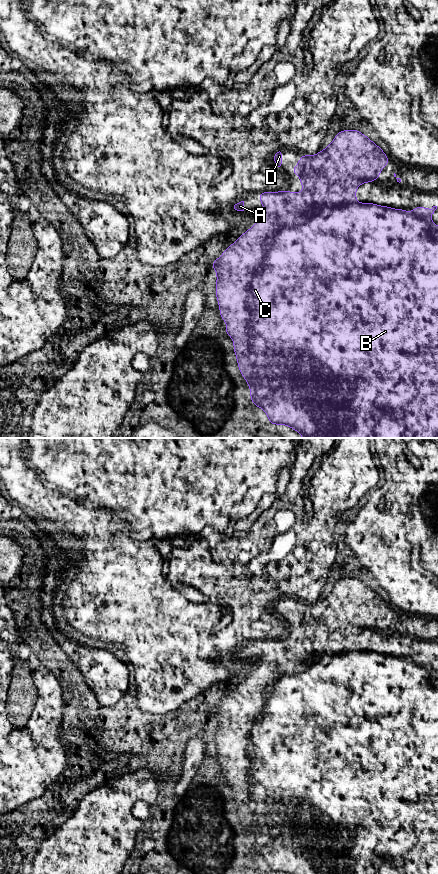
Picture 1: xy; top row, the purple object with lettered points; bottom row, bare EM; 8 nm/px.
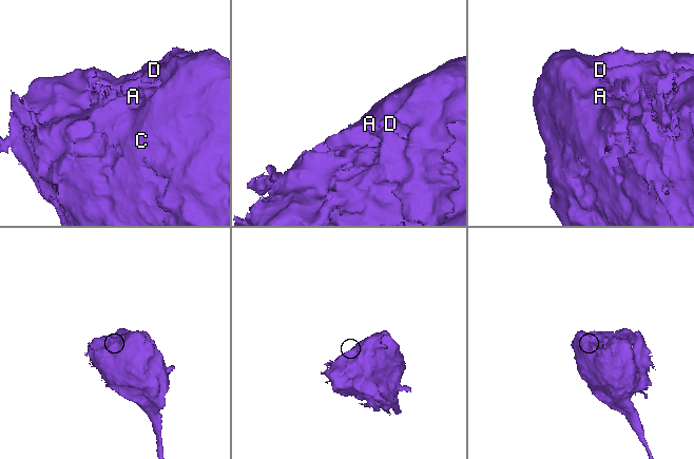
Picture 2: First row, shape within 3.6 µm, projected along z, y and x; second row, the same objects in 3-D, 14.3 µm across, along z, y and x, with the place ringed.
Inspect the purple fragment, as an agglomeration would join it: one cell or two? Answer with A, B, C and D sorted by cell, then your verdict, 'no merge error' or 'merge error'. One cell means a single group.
A B C D; no merge error

